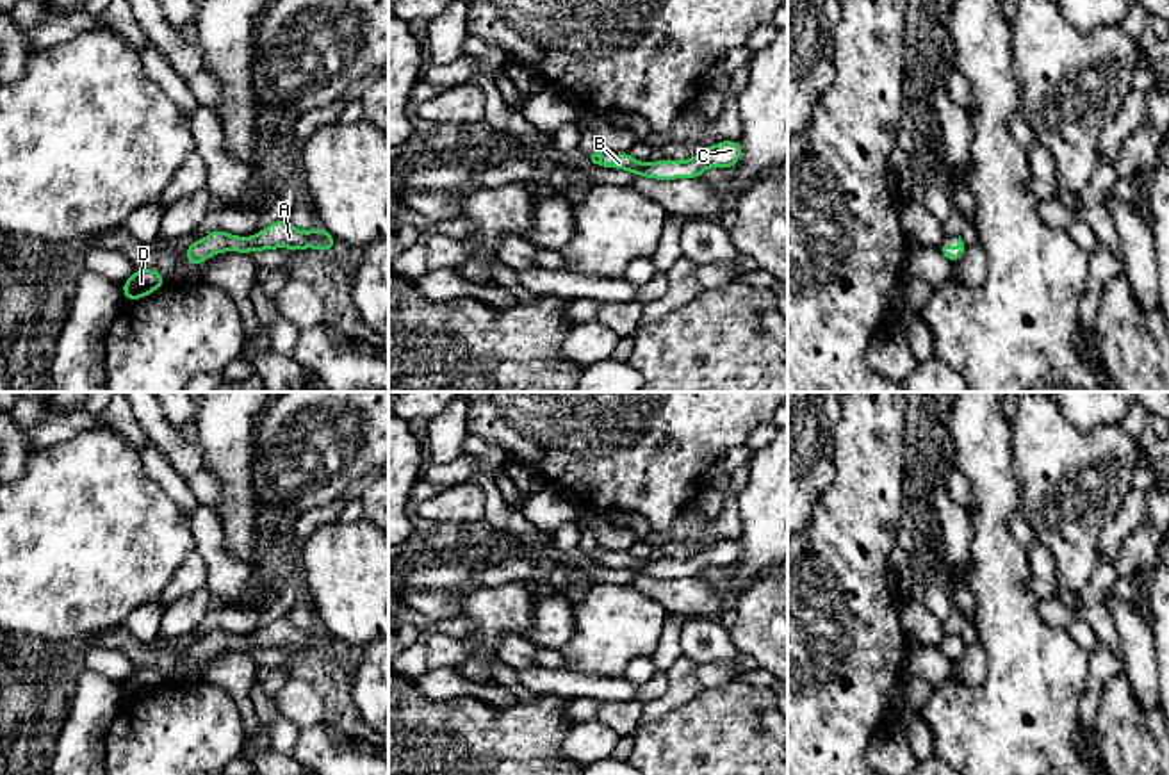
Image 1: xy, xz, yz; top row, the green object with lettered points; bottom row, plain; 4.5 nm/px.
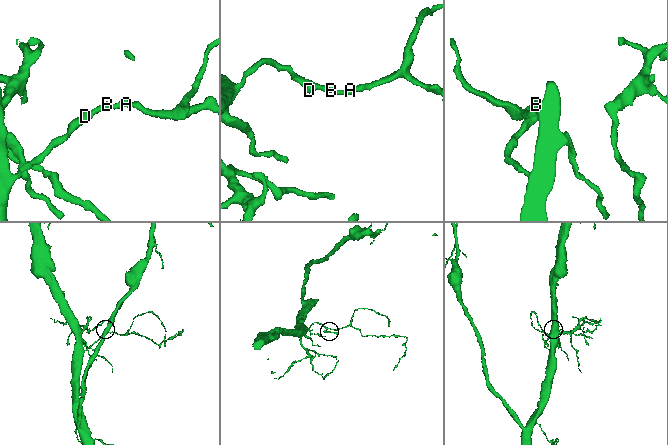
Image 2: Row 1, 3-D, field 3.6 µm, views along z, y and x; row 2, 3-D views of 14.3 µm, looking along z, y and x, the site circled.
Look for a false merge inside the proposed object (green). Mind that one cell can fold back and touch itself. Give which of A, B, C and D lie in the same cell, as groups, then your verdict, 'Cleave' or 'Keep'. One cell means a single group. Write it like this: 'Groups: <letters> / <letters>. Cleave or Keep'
Groups: A B C D. Keep

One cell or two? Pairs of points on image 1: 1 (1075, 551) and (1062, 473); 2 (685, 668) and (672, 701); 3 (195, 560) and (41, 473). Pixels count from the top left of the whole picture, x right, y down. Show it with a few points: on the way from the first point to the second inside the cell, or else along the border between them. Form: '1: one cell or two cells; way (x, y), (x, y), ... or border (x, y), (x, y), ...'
1: one cell; way (1070, 531), (1068, 492)
2: one cell; way (683, 676), (683, 686), (678, 693)
3: two cells; border (195, 551), (163, 588)

